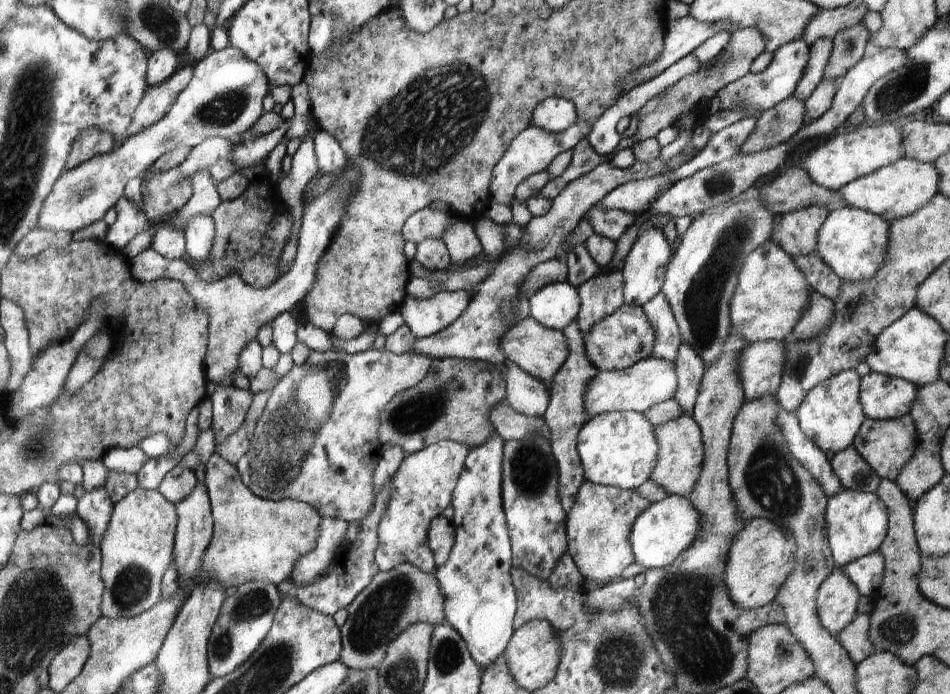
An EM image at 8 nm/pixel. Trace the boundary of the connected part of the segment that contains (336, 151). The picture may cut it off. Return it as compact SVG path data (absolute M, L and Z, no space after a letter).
M317 127L313 135L313 143L319 172L336 176L338 172L344 170L346 166L344 150L334 135Z

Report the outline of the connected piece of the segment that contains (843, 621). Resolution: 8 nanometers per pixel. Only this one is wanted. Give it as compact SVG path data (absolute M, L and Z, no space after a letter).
M836 567L835 571L827 578L818 590L819 621L833 635L838 636L852 620L856 612L859 588L844 572L842 567Z

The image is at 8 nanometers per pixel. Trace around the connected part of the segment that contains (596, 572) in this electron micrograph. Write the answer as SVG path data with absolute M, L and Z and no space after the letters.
M585 479L576 496L575 506L568 512L567 551L573 558L584 580L590 578L598 582L610 582L624 573L627 566L635 563L632 550L631 532L636 518L650 506L637 490L624 490L614 486L604 486Z

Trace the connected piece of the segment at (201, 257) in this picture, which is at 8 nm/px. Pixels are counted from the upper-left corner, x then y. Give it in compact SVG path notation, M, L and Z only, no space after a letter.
M198 214L188 222L186 228L189 254L198 262L212 262L212 252L216 246L217 226L212 216Z

